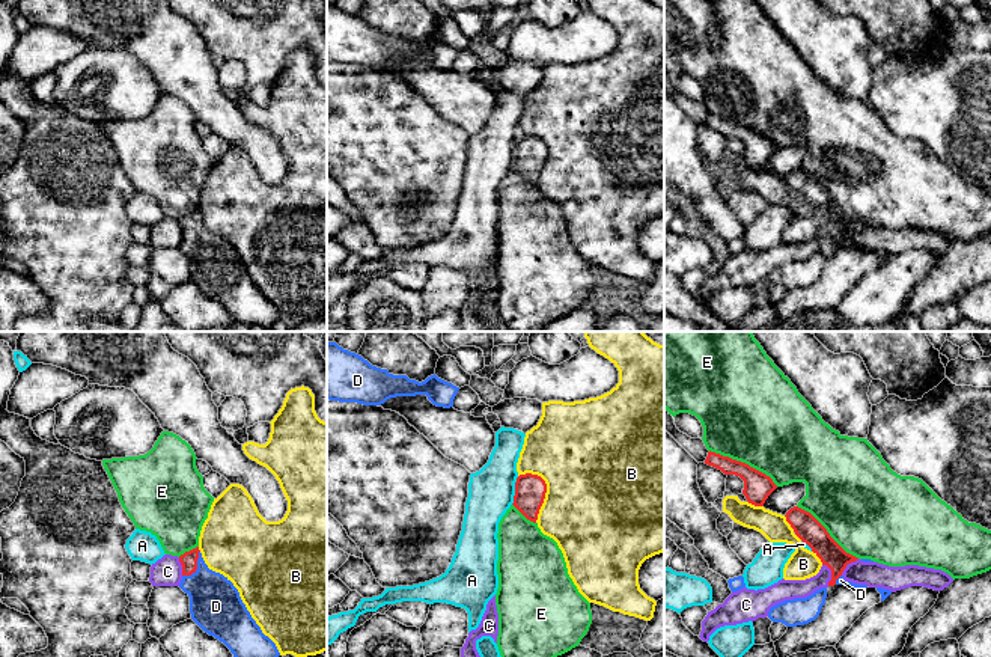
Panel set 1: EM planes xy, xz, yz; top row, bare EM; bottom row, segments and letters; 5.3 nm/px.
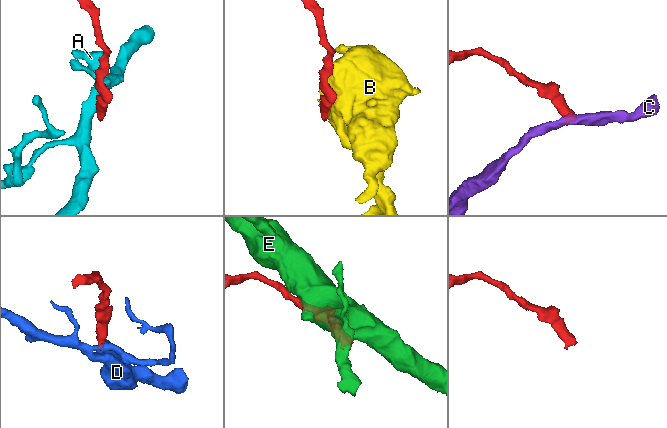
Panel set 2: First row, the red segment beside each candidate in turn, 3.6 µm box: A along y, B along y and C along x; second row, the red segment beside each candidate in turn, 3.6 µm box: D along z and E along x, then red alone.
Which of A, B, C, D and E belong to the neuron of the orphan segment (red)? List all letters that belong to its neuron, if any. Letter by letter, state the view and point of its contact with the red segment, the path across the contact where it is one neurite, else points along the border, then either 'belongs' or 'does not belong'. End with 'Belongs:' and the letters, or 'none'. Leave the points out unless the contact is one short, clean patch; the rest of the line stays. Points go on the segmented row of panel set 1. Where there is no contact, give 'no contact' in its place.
A: meets red in xz at (515, 490); border along xz (518, 476), (511, 504); does not belong
B: meets red in xz at (545, 491); does not belong
C: meets red in yz at (832, 574); border along yz (823, 564), (830, 570), (827, 585); does not belong
D: meets red in xy at (196, 567); runs through xy (189, 561), (196, 567), (196, 577), (216, 606); belongs
E: meets red in yz at (744, 463); does not belong
Belongs: D

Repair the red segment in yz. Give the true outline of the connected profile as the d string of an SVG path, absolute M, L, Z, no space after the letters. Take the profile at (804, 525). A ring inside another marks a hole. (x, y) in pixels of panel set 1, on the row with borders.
M794 506L785 517L795 535L812 549L822 565L827 565L831 570L828 586L846 585L868 588L866 585L857 585L843 579L842 573L846 565L855 562L858 558L846 553L810 512Z

